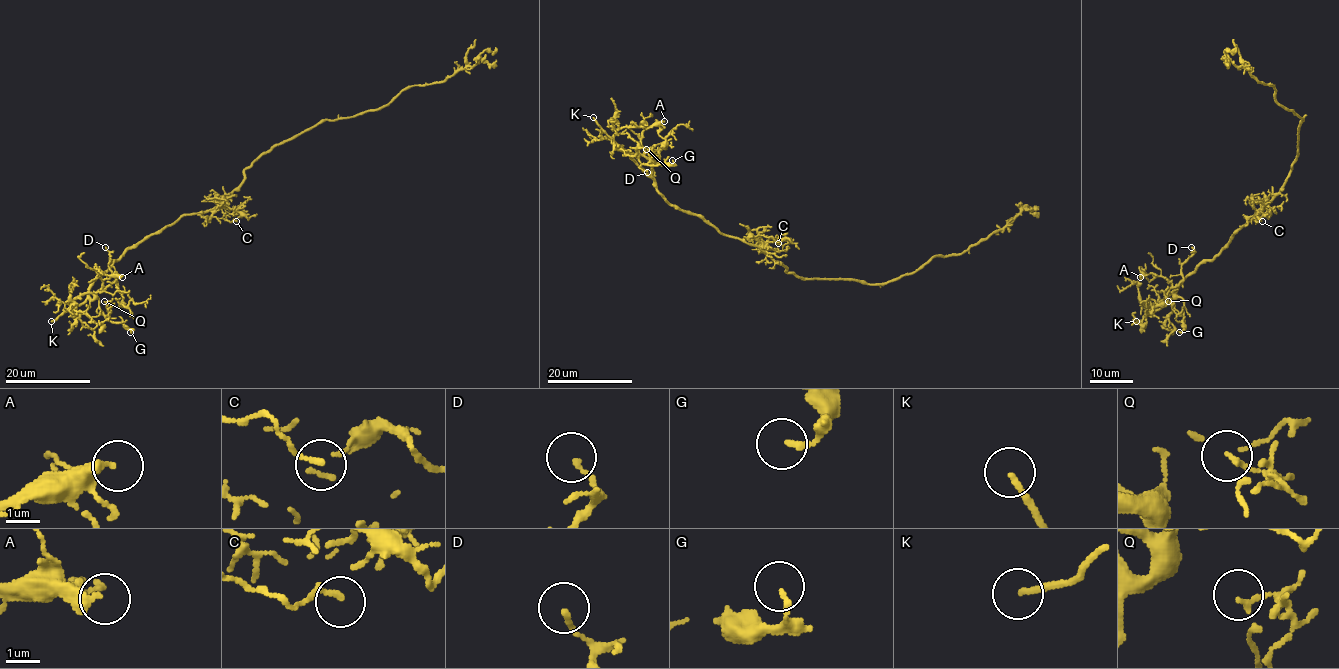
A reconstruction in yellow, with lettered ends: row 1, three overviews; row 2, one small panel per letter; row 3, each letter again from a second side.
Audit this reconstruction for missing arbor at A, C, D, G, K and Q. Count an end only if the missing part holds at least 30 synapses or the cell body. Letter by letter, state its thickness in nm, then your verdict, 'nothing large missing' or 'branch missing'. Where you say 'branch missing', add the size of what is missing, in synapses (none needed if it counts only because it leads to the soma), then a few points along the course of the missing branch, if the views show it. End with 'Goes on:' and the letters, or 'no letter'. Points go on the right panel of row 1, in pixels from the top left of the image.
A: 320 nm | nothing large missing
C: 120 nm | nothing large missing
D: 140 nm | nothing large missing
G: 160 nm | nothing large missing
K: 180 nm | branch missing | (1136, 321), (1125, 323), (1133, 329), (1125, 332), (1117, 345), (1114, 337), (1110, 338)
Q: 140 nm | nothing large missing
Goes on: K

